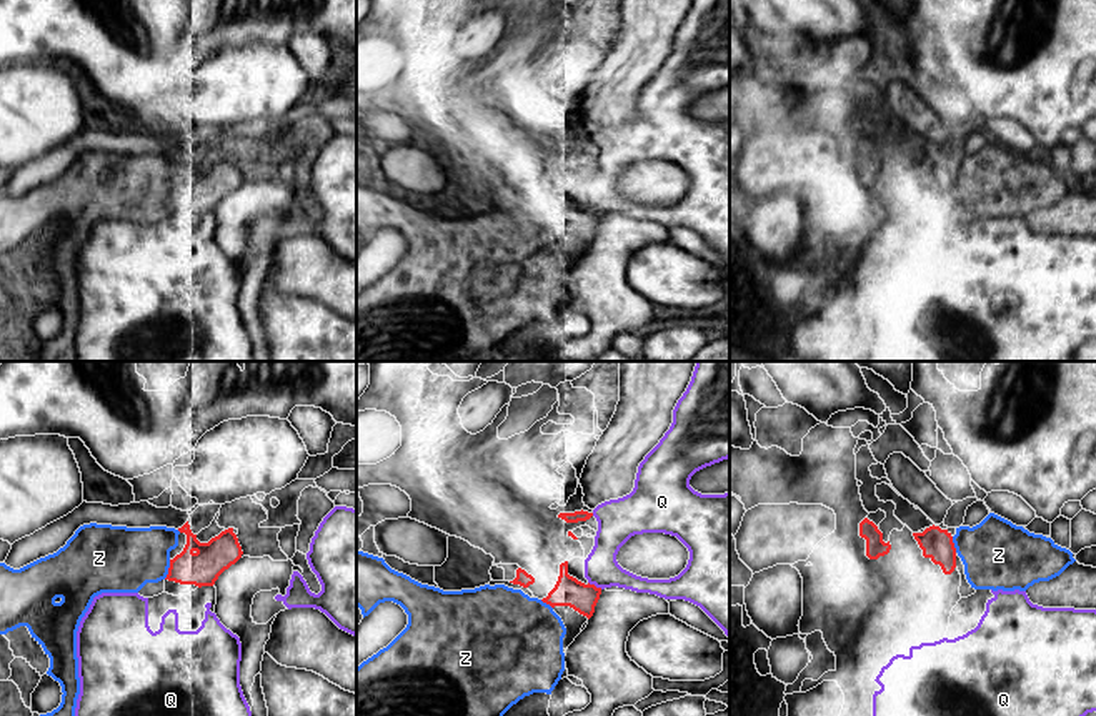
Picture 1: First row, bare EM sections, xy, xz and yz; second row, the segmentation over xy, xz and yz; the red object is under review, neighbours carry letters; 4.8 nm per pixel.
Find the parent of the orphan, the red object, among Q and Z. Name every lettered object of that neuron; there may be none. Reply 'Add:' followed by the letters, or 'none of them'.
Add: Z

